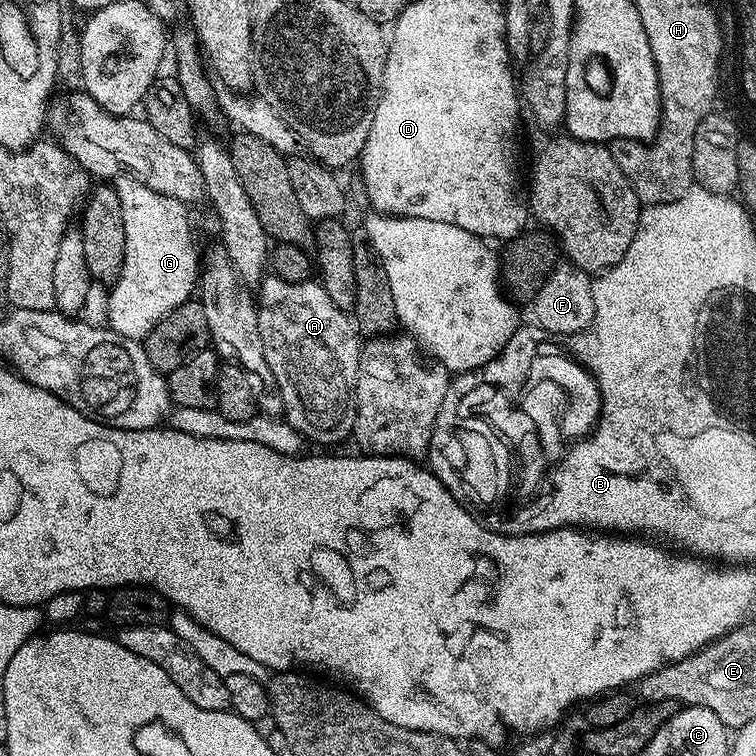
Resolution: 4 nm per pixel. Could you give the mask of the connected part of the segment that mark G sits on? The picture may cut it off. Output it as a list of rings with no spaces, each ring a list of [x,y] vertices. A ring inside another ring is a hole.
[[[127,174],[115,177],[114,187],[126,226],[126,250],[122,274],[108,293],[107,327],[131,340],[143,341],[170,310],[193,299],[202,260],[196,257],[196,244],[192,241],[189,205],[166,194],[158,194],[135,176]]]

